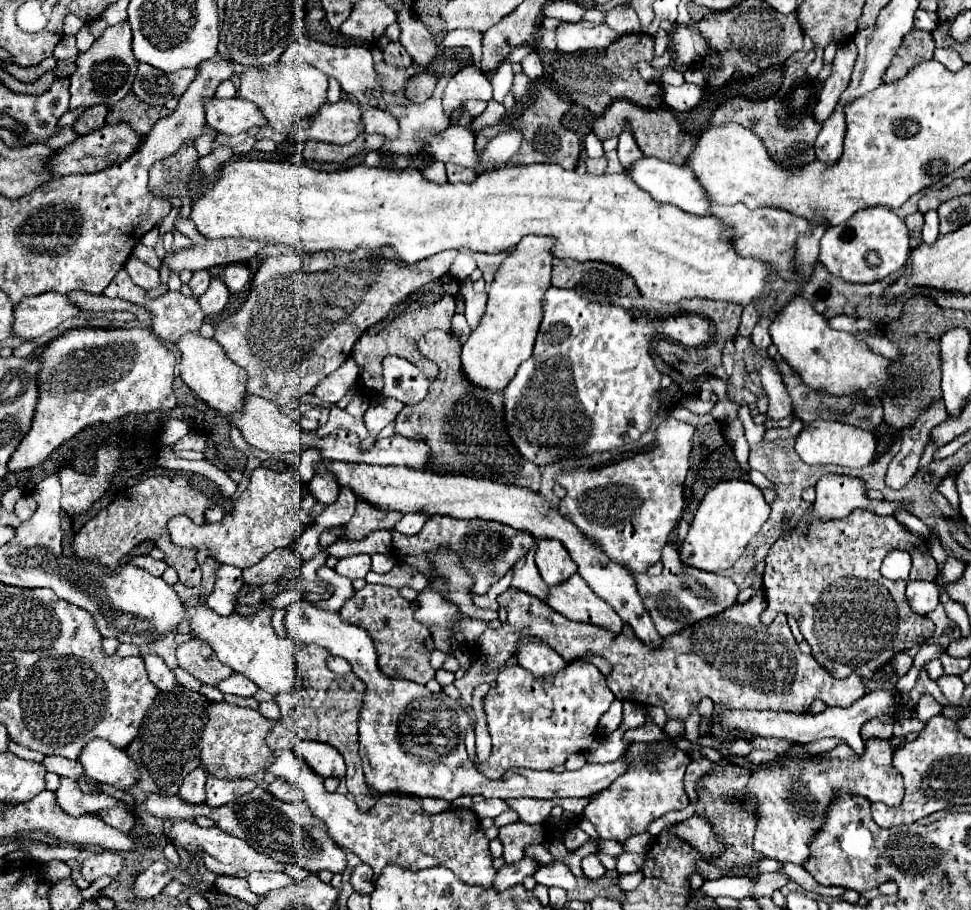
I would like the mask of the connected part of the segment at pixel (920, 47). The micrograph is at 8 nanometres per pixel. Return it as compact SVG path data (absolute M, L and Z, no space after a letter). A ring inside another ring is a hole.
M910 30L904 36L900 50L896 52L896 58L892 58L892 64L886 70L884 82L900 80L916 64L920 64L924 60L932 60L932 54L934 54L932 34L924 32L924 30Z

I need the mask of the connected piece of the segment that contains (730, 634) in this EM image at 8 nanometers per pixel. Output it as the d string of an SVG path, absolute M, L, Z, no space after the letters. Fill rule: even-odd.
M512 588L506 590L504 594L498 596L498 604L508 612L506 622L502 622L502 626L496 630L488 628L478 640L478 648L480 648L480 652L486 652L490 668L502 668L516 654L522 638L526 638L526 636L538 638L540 642L548 644L568 662L574 658L580 658L584 654L592 654L592 656L602 654L612 664L612 674L606 678L606 682L618 700L632 700L638 704L660 706L660 708L664 708L668 718L686 720L702 698L710 698L714 702L716 714L722 708L728 708L728 710L782 710L782 712L792 712L792 714L802 714L808 710L808 706L816 698L820 698L826 706L850 706L858 698L862 698L868 688L866 682L856 674L842 678L842 680L832 678L812 656L802 654L798 648L798 642L794 640L794 636L790 632L790 626L788 626L784 614L776 616L776 620L770 626L764 626L760 622L760 614L766 610L764 590L758 590L756 596L746 604L734 604L732 608L724 610L722 614L718 614L714 618L698 622L698 624L682 630L676 636L668 636L668 642L666 642L668 646L664 644L664 648L658 648L658 650L644 646L632 634L632 630L628 626L624 626L622 634L612 634L610 630L604 630L600 626L572 622L572 620L564 618L562 614L558 614L556 610L552 610L542 600L538 600L526 592L520 592L520 590L512 590Z

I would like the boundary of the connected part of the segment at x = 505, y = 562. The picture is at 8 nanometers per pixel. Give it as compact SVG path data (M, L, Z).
M428 518L424 524L424 532L418 532L414 536L404 536L400 532L394 532L394 548L396 548L396 560L408 562L410 566L418 568L426 578L432 574L432 564L428 562L426 554L428 550L436 546L452 546L460 558L464 558L464 566L468 566L468 572L476 578L474 592L486 594L488 588L498 582L532 546L534 538L528 532L512 530L510 526L502 526L498 522L484 522L484 520L458 520L458 518Z

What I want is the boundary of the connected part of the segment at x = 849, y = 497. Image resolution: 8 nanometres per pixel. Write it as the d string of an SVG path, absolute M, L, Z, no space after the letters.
M828 474L820 478L816 484L816 502L812 504L812 512L796 526L800 530L806 530L810 522L822 518L844 518L854 508L868 508L876 512L878 516L894 516L898 510L910 512L910 502L876 502L866 498L864 482L852 476L838 476Z

